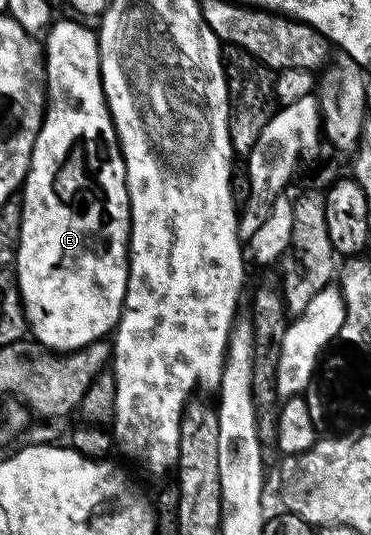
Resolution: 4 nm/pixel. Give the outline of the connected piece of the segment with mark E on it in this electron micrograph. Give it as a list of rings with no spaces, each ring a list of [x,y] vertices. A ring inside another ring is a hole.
[[[81,20],[58,21],[49,26],[44,40],[44,59],[57,61],[70,61],[70,69],[62,65],[62,73],[58,73],[58,97],[49,97],[46,115],[42,119],[42,126],[34,144],[34,160],[30,162],[30,170],[26,173],[25,182],[20,190],[22,197],[22,226],[18,229],[18,245],[16,244],[16,270],[18,281],[16,288],[22,299],[22,308],[26,310],[26,319],[29,332],[35,333],[37,344],[47,351],[59,355],[69,355],[75,351],[85,350],[87,345],[101,342],[102,336],[109,334],[117,326],[122,317],[126,303],[126,286],[130,283],[130,263],[128,250],[130,247],[130,200],[126,186],[126,164],[122,158],[122,149],[118,146],[118,136],[110,118],[110,109],[106,105],[106,96],[102,90],[102,72],[98,62],[98,38],[93,28],[85,29]]]

